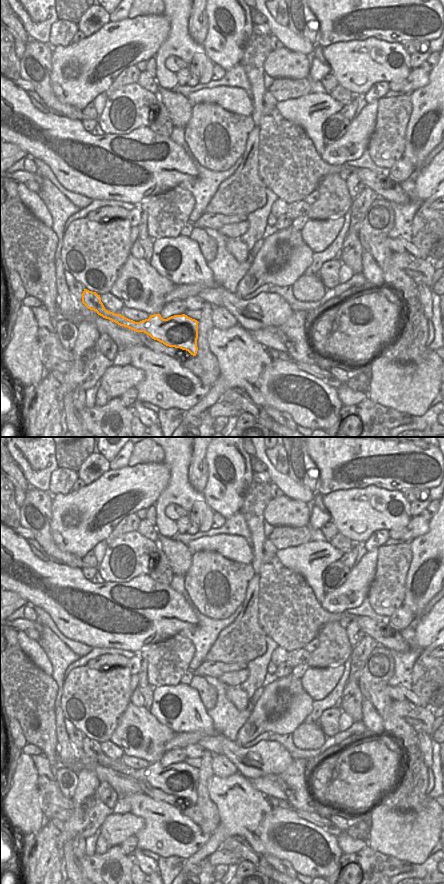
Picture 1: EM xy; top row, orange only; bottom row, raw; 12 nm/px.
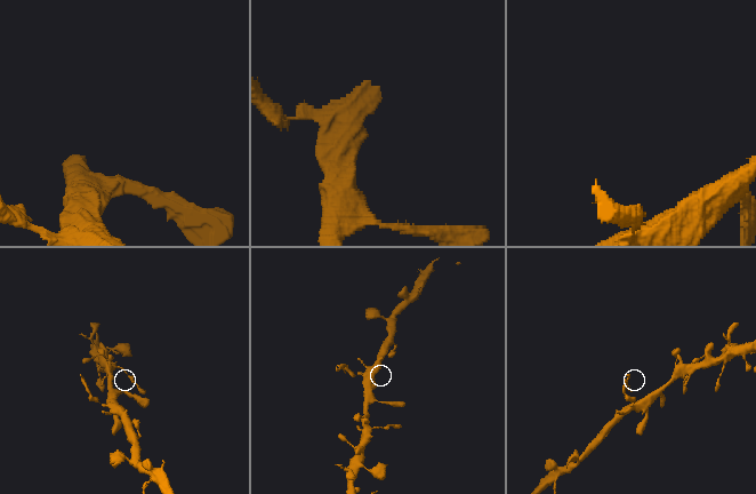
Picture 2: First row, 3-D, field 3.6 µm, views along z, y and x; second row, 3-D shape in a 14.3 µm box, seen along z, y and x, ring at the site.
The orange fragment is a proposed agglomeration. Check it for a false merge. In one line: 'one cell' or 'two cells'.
two cells

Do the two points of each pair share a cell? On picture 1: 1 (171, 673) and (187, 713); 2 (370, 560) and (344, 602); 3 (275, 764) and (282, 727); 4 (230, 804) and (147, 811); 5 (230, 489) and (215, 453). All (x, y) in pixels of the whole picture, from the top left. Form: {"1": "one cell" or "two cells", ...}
{"1": "two cells", "2": "one cell", "3": "two cells", "4": "two cells", "5": "one cell"}

